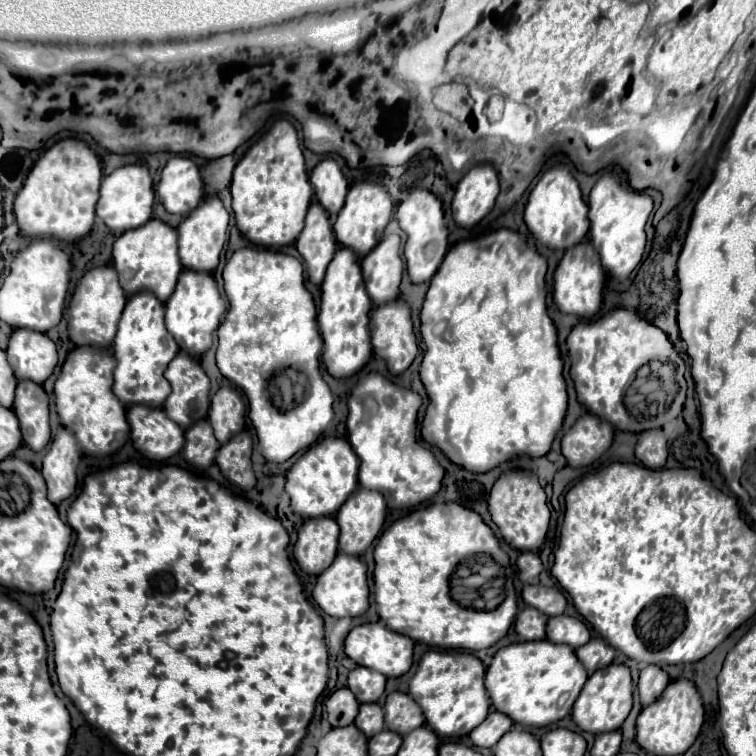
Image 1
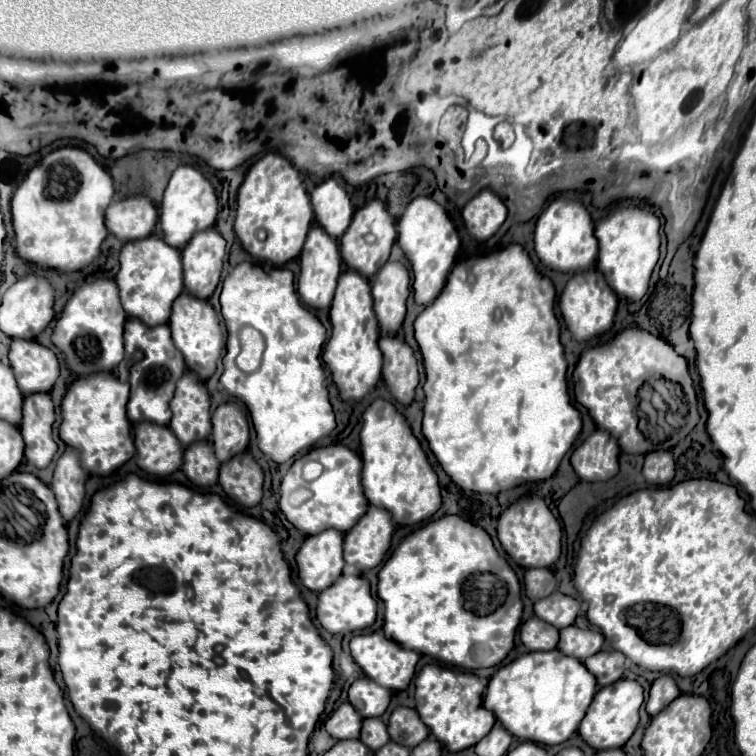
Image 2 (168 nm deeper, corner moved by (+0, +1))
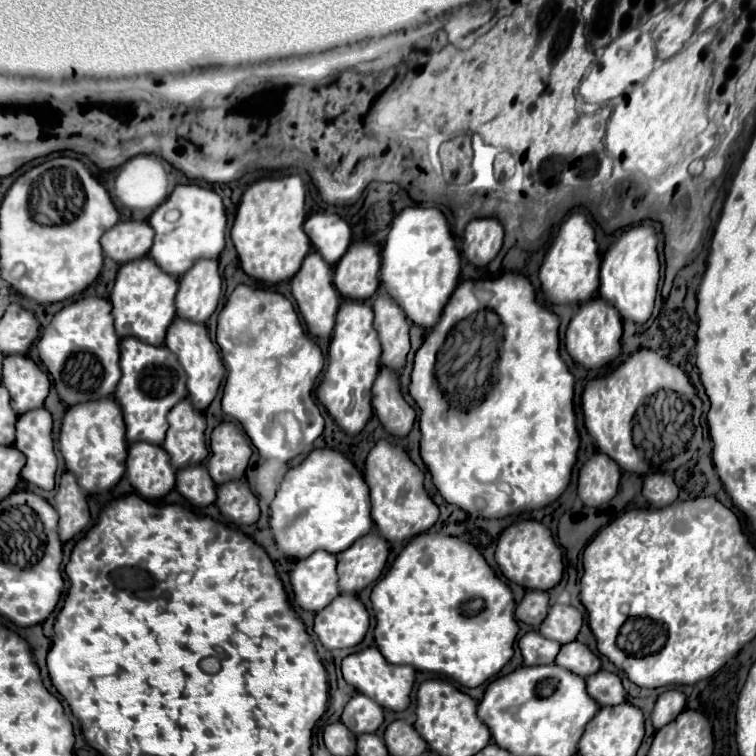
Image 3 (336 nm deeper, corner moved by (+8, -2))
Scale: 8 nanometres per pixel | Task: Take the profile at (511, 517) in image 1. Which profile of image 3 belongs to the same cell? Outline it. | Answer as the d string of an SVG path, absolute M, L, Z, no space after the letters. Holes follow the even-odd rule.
M517 521L511 527L507 527L499 537L499 543L497 543L497 549L495 549L495 561L501 569L501 573L509 581L521 585L527 591L551 591L563 577L563 553L557 547L557 543L553 541L551 531L537 521Z

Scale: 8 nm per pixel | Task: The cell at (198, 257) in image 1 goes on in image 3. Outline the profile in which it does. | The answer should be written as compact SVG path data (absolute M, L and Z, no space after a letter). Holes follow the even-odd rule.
M201 259L179 279L177 317L207 323L221 297L221 277L213 259Z

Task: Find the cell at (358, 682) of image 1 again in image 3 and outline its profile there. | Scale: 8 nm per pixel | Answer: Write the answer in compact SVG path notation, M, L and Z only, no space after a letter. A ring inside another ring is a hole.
M357 693L343 711L341 721L353 731L355 735L363 733L375 733L379 725L383 723L383 709L369 697Z

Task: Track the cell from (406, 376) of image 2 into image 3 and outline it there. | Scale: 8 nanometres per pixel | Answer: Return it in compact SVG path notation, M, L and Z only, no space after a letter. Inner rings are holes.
M381 367L373 385L371 399L375 415L391 437L407 437L411 433L415 423L415 411L403 399L399 389L399 377L393 371Z

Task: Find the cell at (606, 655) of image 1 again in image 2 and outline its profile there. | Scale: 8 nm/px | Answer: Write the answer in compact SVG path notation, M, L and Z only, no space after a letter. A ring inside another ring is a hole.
M601 650L597 652L597 656L589 656L589 660L585 660L583 664L597 678L597 686L603 688L617 682L623 676L623 660L625 656L621 652Z

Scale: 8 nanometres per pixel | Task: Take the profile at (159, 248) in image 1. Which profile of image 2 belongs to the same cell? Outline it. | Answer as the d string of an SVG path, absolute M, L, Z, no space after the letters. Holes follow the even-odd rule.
M157 236L137 240L137 244L125 244L119 254L119 272L115 282L121 290L121 304L129 318L139 318L145 326L165 324L171 316L173 300L183 292L181 252L169 248L169 244Z

